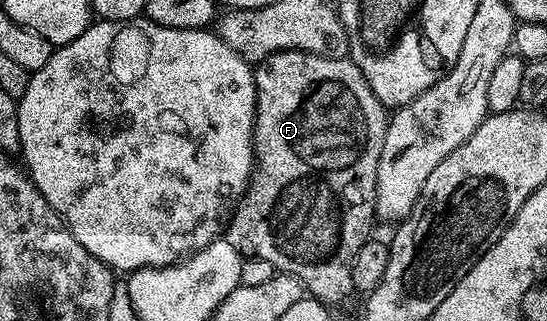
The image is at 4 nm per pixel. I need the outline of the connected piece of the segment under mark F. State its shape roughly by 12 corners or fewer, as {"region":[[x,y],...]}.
{"region":[[349,57],[254,67],[224,237],[355,294],[387,108]]}

